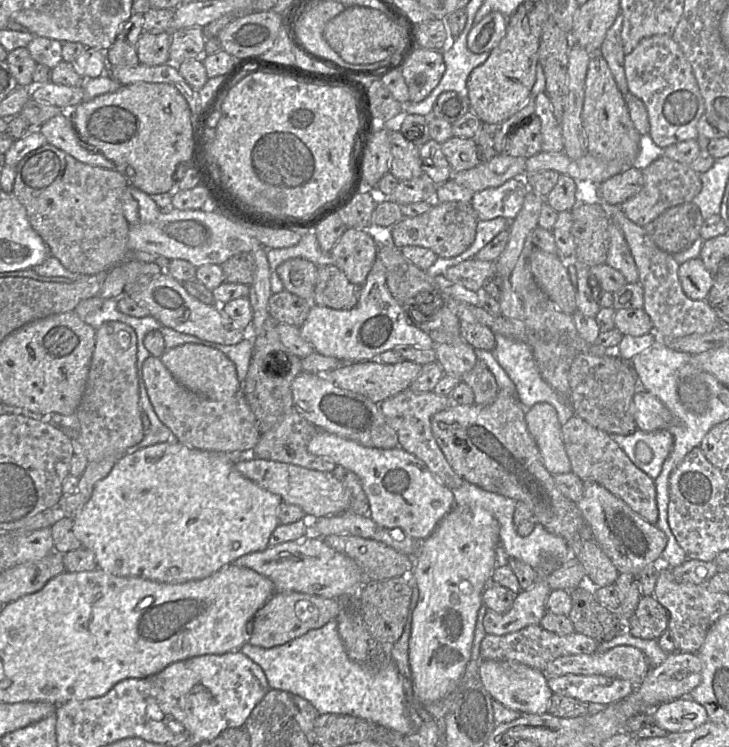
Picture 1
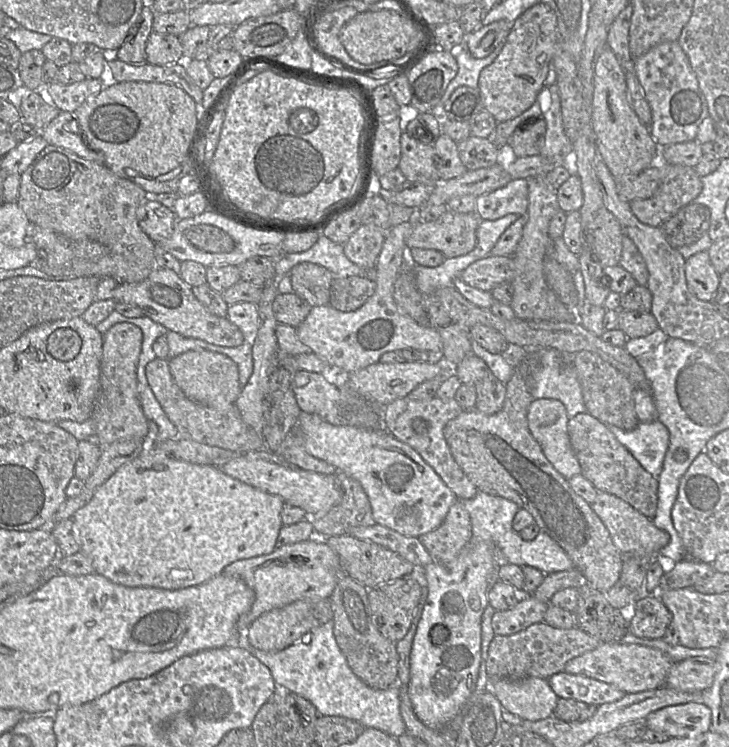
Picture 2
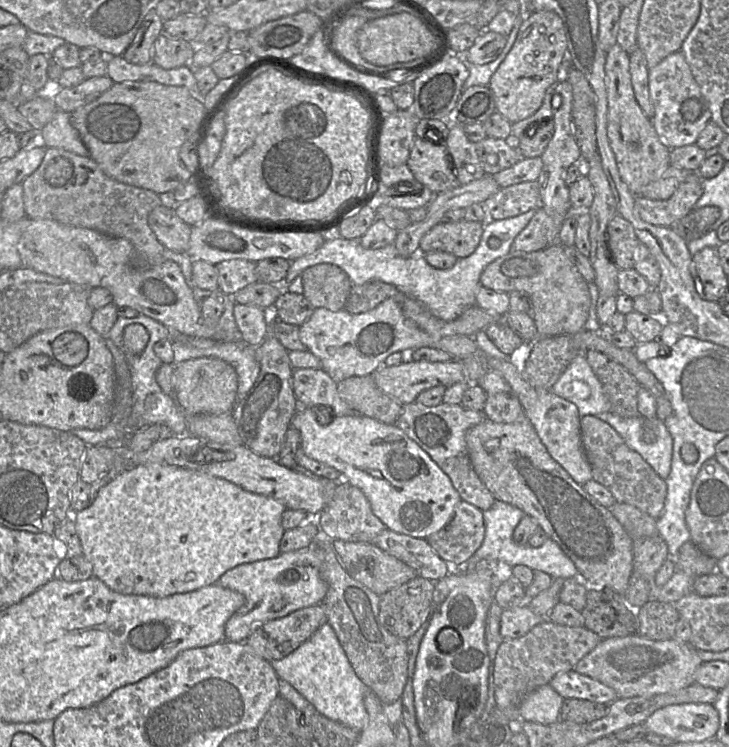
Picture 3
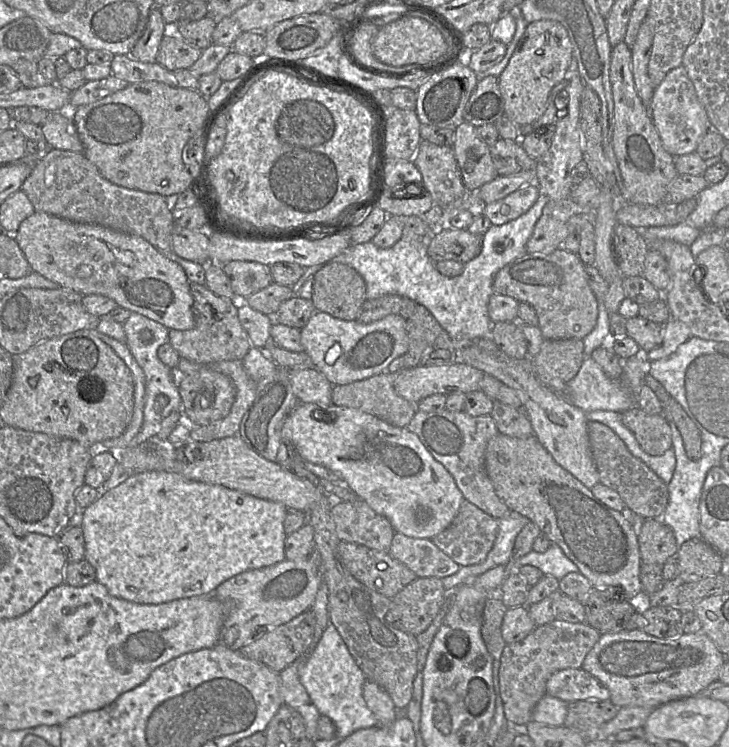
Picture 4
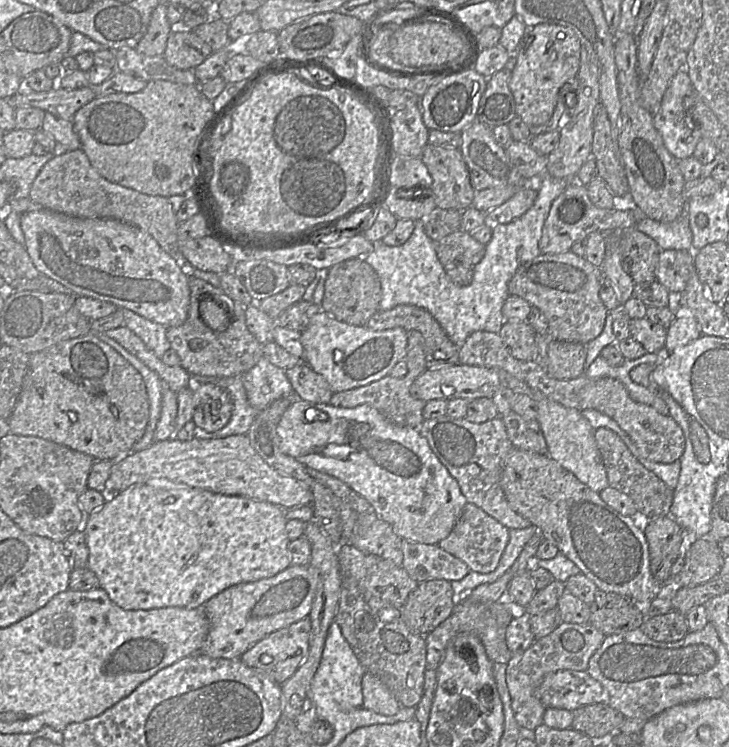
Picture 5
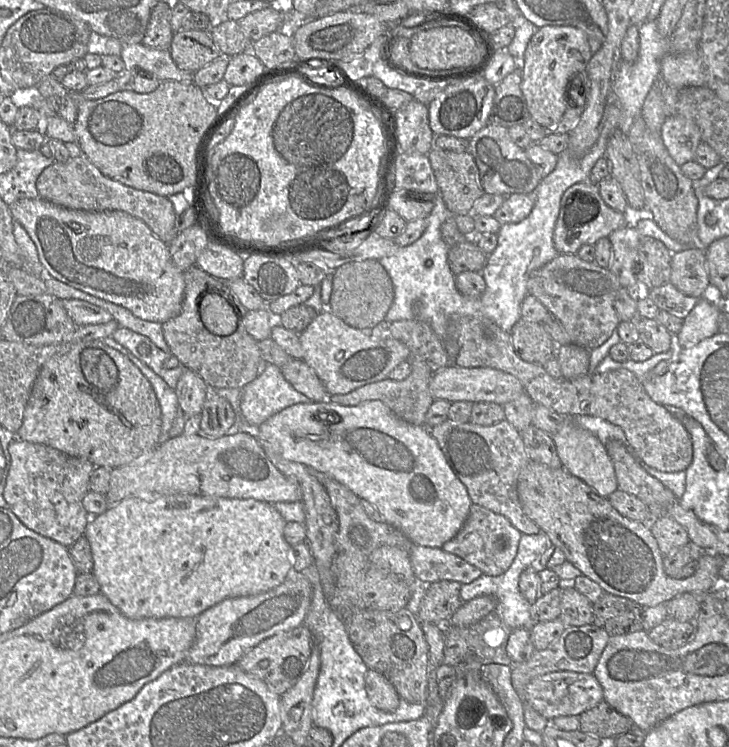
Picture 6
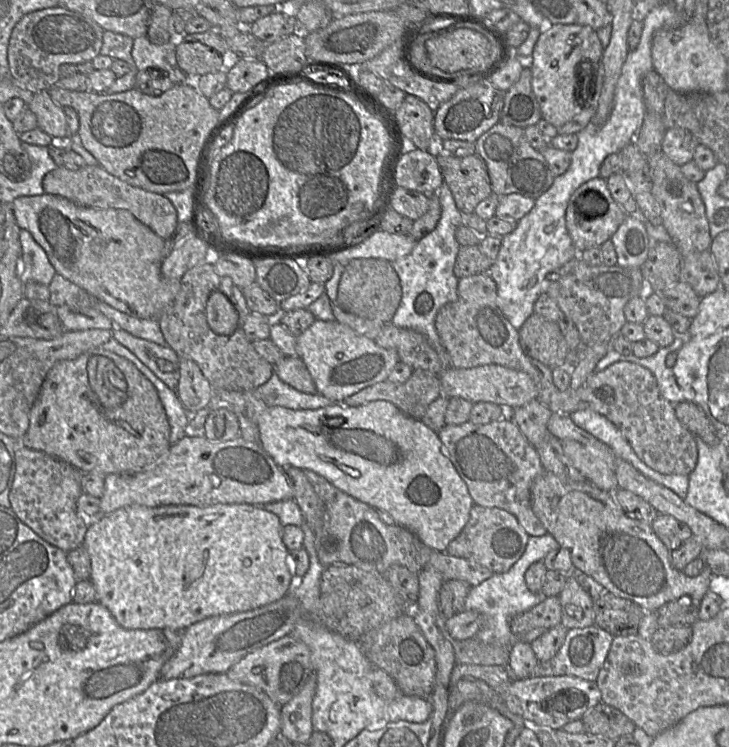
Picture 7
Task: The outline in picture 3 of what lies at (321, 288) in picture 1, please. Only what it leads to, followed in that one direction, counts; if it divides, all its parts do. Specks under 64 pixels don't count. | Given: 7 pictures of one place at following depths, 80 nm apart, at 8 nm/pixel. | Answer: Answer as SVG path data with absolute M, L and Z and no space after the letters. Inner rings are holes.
M368 281L362 285L354 286L344 310L351 314L365 313L389 298L394 299L400 305L407 295L393 285L381 281Z

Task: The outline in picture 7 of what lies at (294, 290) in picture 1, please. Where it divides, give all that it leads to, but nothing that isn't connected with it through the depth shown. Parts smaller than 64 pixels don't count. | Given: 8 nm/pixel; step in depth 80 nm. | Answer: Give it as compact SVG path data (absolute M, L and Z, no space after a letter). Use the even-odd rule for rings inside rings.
M359 258L346 264L336 299L337 305L344 311L362 318L391 323L401 299L401 282L389 261L379 258Z

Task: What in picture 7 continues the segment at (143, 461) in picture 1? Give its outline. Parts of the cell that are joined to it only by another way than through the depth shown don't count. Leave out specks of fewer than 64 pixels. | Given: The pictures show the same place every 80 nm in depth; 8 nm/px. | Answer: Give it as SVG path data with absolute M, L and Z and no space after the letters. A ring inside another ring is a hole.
M134 504L92 519L82 545L86 547L90 556L91 575L89 579L97 592L96 601L110 611L120 626L125 629L168 628L184 631L190 625L205 618L253 610L275 602L287 594L292 583L293 570L289 560L289 551L282 540L282 528L277 515L254 504L215 504L207 507L193 505L147 507Z

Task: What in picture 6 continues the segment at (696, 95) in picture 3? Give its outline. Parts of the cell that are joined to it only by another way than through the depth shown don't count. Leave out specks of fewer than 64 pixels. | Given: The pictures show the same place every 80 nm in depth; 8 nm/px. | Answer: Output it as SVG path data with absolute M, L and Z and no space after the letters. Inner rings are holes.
M667 116L660 137L670 156L677 165L693 161L701 140L698 126L683 116Z

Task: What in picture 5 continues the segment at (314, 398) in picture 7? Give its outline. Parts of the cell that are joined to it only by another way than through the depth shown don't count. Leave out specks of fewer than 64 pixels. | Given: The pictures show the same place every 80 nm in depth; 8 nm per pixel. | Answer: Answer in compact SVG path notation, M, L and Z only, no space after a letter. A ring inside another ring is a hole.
M264 356L258 361L258 363L243 375L243 385L246 390L247 398L250 405L258 411L262 411L267 408L271 403L279 398L294 397L295 399L301 399L295 393L285 370L273 365Z

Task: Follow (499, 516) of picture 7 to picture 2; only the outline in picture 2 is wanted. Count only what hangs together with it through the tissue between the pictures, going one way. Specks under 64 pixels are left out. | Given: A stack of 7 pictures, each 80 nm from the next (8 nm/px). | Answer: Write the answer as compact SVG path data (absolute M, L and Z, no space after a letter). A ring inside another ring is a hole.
M458 501L452 505L443 523L419 539L434 561L453 561L468 546L473 537L469 513Z

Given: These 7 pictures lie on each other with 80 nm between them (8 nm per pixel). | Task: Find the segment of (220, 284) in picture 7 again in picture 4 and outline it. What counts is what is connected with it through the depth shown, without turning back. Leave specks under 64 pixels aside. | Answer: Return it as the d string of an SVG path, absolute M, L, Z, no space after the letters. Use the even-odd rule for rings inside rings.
M190 283L195 326L190 330L169 330L169 342L181 358L212 366L221 361L243 360L252 347L238 318L238 299L218 296L205 284Z

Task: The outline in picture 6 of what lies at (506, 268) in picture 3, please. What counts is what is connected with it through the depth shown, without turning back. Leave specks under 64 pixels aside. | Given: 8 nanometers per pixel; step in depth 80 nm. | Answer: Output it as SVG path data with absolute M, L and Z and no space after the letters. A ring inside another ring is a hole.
M558 254L528 281L529 295L537 298L559 321L571 343L589 350L604 344L617 329L620 319L614 302L622 288L613 272L595 262L582 260L577 254Z

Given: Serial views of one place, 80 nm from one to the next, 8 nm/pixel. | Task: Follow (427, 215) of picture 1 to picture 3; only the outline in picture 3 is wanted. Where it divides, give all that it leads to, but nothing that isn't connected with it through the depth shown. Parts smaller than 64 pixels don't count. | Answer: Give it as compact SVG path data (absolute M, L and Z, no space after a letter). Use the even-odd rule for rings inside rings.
M473 221L440 222L420 240L420 252L442 251L456 258L470 256L478 247L483 225Z

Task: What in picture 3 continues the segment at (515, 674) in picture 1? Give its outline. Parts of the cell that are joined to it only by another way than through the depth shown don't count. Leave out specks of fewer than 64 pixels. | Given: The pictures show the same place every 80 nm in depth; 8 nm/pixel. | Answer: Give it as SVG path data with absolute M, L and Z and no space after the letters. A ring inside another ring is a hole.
M550 684L542 685L527 694L520 703L522 720L550 725L560 720L560 709L564 698Z

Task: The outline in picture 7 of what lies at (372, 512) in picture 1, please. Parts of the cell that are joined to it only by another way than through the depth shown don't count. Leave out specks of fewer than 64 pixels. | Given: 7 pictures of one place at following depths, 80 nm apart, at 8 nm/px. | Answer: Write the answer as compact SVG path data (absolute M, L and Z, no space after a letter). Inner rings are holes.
M216 390L216 402L219 404L232 404L239 407L239 410L251 418L259 429L259 444L273 458L279 467L296 467L300 469L309 469L326 478L336 488L353 498L362 501L374 509L381 509L387 512L395 521L395 525L400 525L412 531L424 544L433 550L445 551L449 543L456 538L470 517L470 510L474 505L473 499L468 491L464 480L460 477L455 466L448 457L446 450L438 434L427 427L422 420L414 419L404 414L393 403L385 400L375 400L360 406L347 406L342 403L336 403L310 410L293 410L282 406L267 406L262 400L256 398L253 391L237 390Z

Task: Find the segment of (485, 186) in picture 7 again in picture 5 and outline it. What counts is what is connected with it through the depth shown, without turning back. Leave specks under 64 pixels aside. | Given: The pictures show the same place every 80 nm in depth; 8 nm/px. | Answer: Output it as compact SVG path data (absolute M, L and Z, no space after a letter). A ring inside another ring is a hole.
M428 143L423 149L420 158L433 180L431 189L427 190L427 193L434 197L438 208L464 211L472 206L475 190L471 185L469 171L460 149L435 146Z

